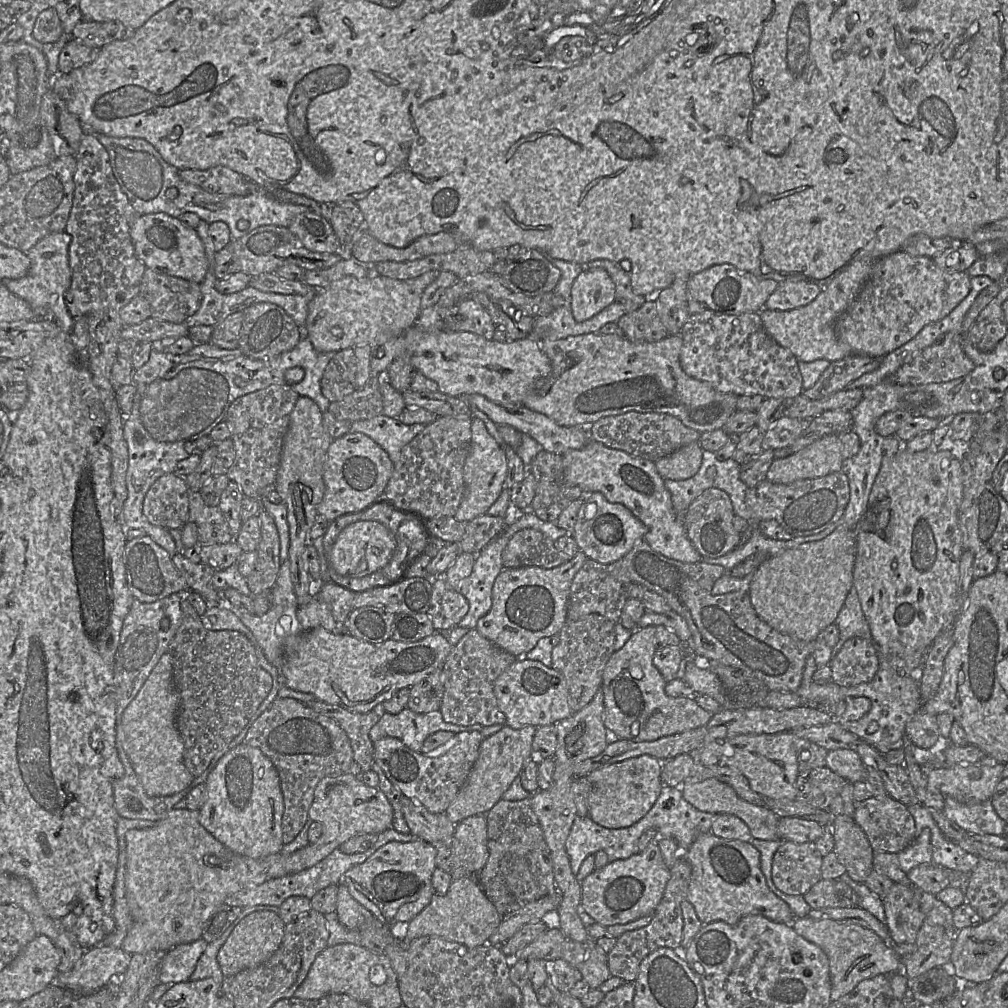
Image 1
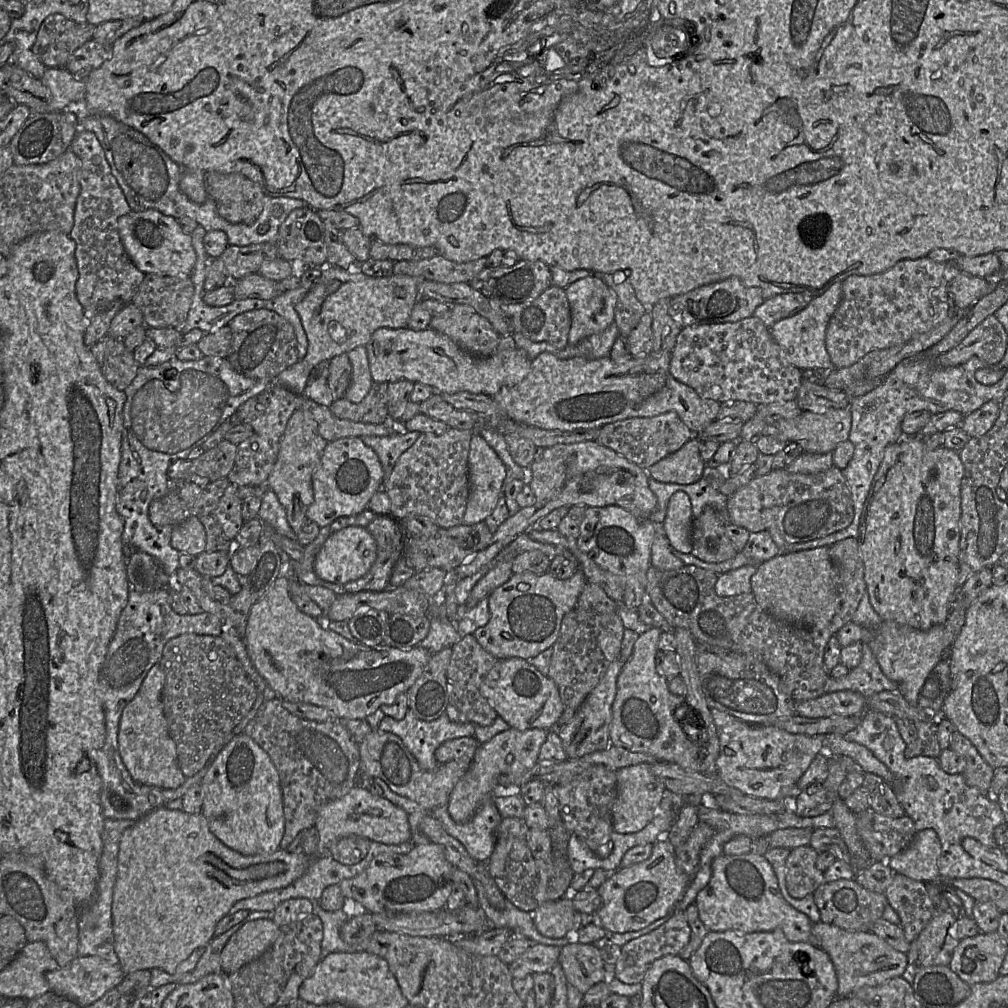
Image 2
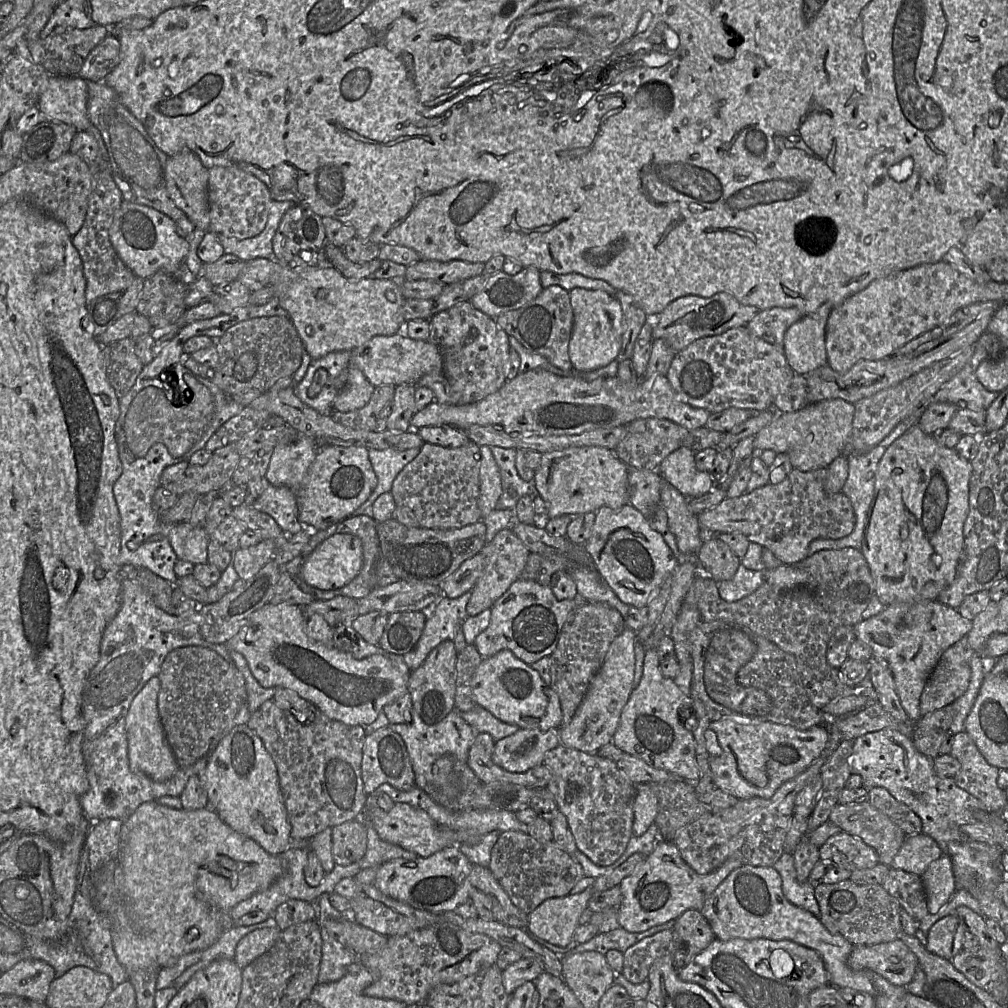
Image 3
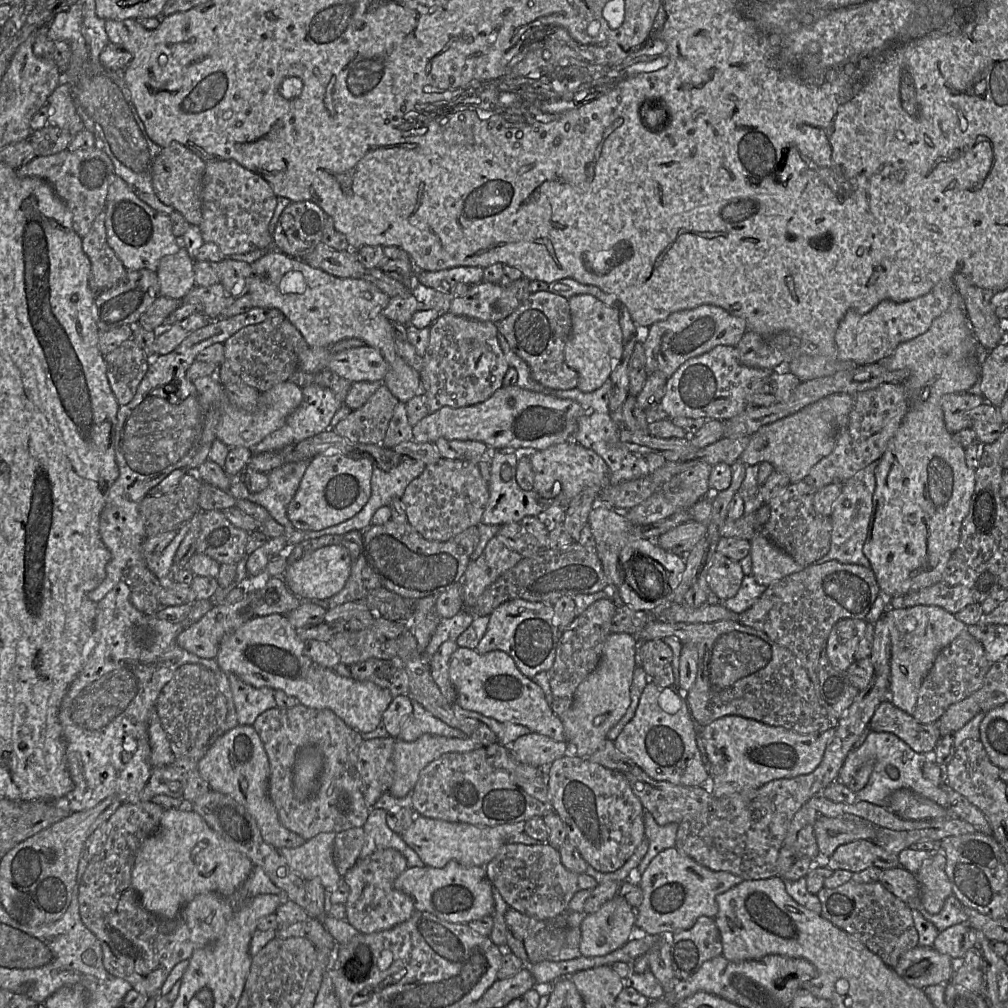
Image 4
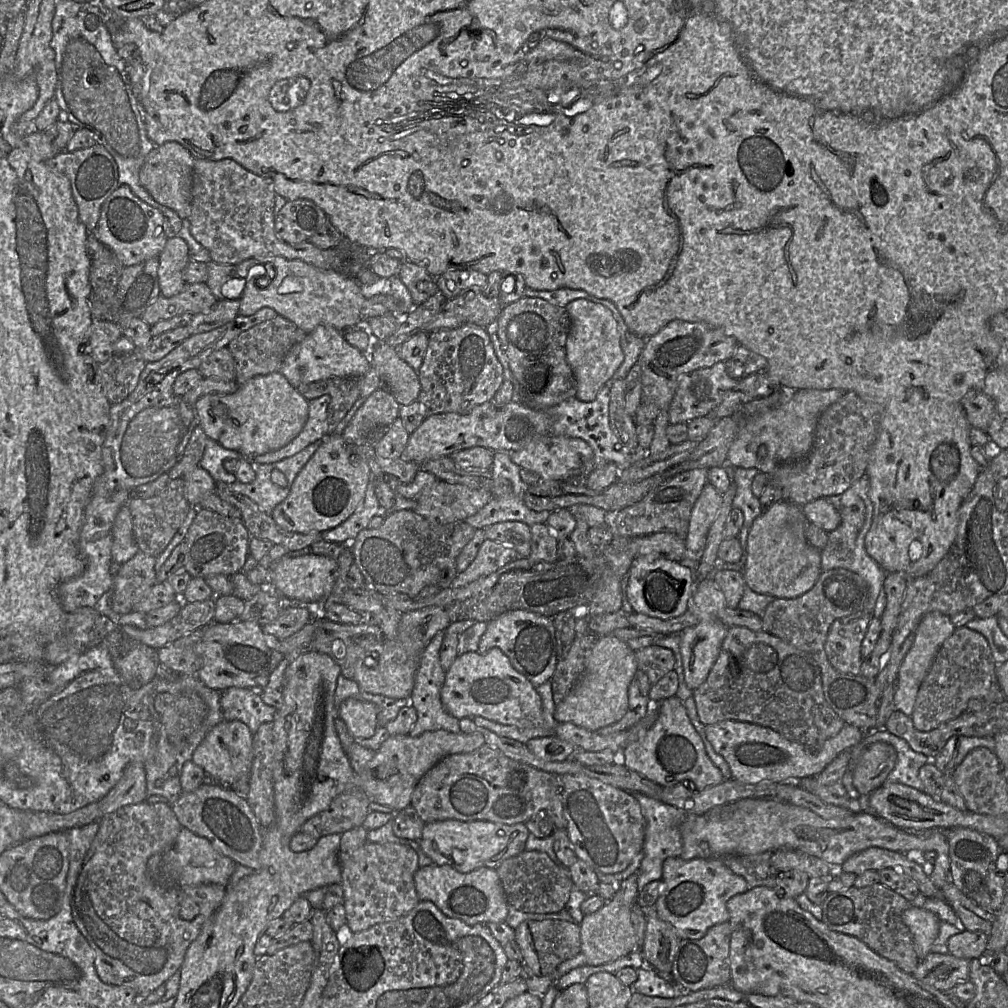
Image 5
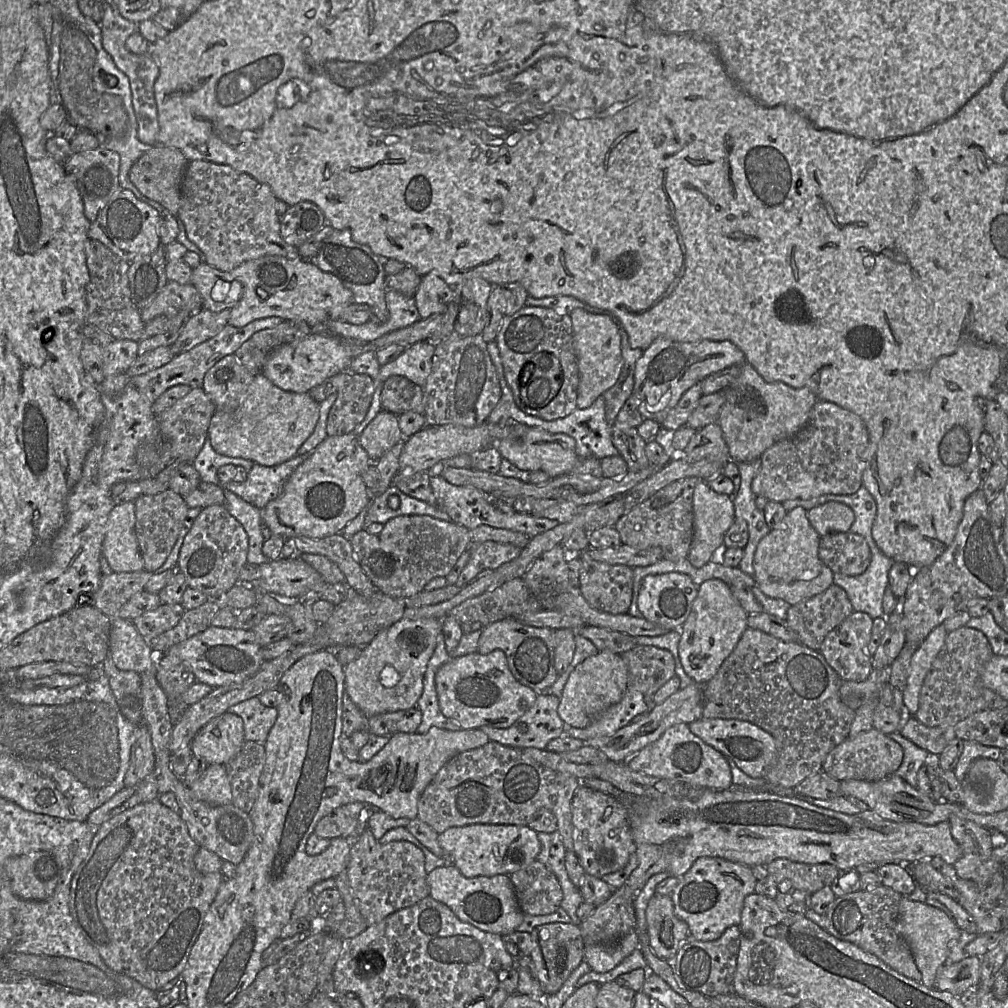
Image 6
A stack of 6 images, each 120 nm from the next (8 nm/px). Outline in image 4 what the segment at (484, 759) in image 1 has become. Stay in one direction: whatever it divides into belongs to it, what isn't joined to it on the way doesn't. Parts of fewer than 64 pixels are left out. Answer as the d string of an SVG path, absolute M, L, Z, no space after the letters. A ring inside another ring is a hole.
M535 732L520 736L509 749L517 761L540 767L546 779L552 762L569 753L569 745L566 741L555 741Z

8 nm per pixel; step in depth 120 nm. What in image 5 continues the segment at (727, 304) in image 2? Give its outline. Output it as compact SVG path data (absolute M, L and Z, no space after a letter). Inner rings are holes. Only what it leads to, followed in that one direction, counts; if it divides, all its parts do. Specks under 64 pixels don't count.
M669 322L657 334L646 339L640 354L638 365L641 370L642 403L651 403L659 411L668 411L683 375L718 362L726 362L735 354L739 345L734 337L702 322Z

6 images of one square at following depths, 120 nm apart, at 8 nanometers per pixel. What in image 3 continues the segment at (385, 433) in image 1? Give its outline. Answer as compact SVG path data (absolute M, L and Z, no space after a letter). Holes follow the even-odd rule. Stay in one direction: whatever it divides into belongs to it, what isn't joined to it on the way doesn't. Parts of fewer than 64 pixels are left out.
M419 448L397 451L393 449L368 449L369 459L377 476L377 486L368 498L350 517L366 514L372 517L372 506L383 493L390 492L398 473L420 452Z

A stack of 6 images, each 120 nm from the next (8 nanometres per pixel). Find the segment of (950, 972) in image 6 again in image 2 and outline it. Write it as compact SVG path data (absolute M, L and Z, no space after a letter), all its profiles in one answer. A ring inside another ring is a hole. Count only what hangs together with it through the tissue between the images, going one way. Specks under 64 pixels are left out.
M819 921L813 924L812 933L819 941L818 947L828 954L834 966L838 982L837 998L848 997L862 987L879 986L902 976L907 967L906 953L894 949L870 931L850 932Z

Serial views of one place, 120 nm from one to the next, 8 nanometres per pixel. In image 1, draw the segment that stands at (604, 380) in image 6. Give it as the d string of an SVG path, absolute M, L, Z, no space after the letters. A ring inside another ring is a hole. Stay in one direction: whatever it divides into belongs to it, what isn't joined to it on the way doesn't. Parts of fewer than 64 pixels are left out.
M584 268L571 287L576 322L589 320L615 301L615 284L603 268Z

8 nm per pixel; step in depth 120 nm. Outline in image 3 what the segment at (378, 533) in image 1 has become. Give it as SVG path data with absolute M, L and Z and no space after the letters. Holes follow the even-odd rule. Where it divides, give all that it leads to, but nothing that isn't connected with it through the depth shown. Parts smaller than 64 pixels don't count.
M336 533L323 541L304 561L300 578L308 585L321 590L334 590L350 583L363 564L361 540L349 533Z

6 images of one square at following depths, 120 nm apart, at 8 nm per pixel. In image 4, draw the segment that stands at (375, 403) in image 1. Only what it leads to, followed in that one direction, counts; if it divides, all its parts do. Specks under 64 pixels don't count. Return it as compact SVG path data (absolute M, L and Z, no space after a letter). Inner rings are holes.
M382 382L366 403L352 410L334 430L352 443L381 444L398 403Z

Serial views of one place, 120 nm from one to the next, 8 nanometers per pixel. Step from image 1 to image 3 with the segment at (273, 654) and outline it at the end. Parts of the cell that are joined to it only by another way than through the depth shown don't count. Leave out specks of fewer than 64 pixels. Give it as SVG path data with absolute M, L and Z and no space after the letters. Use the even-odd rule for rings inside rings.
M267 603L253 612L237 635L224 645L229 652L237 651L244 656L253 676L264 688L282 687L293 690L327 717L347 725L367 726L374 722L385 705L406 693L410 677L410 673L402 673L382 654L358 660L334 646L328 647L310 639L305 631L303 607L294 604Z

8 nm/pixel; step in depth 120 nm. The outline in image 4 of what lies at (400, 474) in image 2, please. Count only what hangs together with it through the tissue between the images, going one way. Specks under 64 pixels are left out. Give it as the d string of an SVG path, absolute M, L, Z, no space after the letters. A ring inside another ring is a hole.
M441 458L435 464L426 465L417 478L406 487L401 501L408 522L426 539L444 542L467 528L481 523L489 500L488 482L480 473L479 465L466 460Z

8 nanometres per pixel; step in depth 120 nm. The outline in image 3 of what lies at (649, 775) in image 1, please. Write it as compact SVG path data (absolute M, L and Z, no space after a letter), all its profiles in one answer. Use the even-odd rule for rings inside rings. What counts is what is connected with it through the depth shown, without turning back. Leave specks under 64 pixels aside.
M648 783L635 785L635 798L633 804L634 820L632 833L634 836L644 834L654 822L658 812L658 800Z

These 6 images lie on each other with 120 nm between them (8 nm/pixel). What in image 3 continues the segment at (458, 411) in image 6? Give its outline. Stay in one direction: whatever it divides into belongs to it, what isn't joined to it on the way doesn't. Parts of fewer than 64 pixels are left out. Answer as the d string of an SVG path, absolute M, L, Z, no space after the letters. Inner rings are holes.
M463 301L460 302L451 308L448 308L444 311L441 311L439 313L434 314L430 318L430 335L429 339L430 342L435 344L443 358L443 375L446 378L447 382L451 386L452 390L455 393L458 393L460 395L460 399L457 405L465 405L469 403L475 403L482 399L484 399L489 394L492 394L496 392L498 389L500 389L504 383L507 381L506 375L505 375L505 364L507 363L509 359L509 353L510 353L510 346L509 346L509 340L508 340L508 334L498 326L496 323L496 320L482 311L476 309L470 301Z

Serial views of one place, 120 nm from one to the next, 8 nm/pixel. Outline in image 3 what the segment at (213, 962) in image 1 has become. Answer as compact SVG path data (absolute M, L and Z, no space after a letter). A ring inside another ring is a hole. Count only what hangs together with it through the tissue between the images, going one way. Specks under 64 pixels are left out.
M263 921L250 926L233 926L231 929L223 932L212 946L203 951L201 960L187 968L174 981L173 986L180 990L197 971L207 967L213 961L234 959L236 946L246 934L256 929L271 927L277 927L276 921Z

